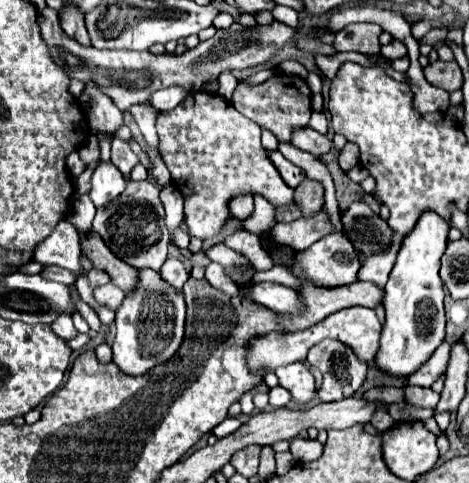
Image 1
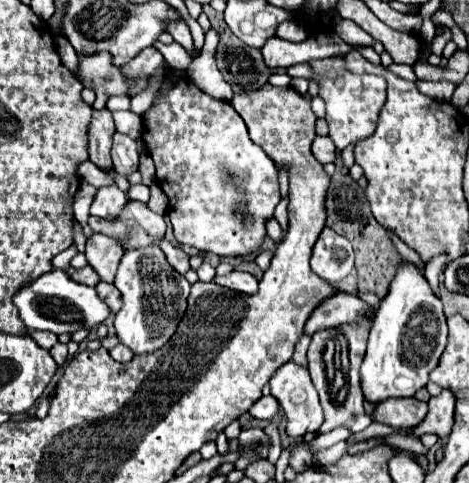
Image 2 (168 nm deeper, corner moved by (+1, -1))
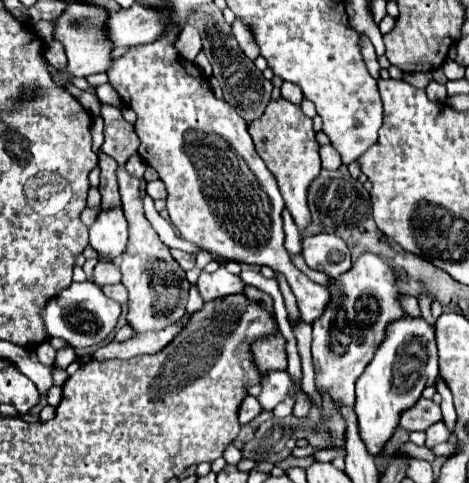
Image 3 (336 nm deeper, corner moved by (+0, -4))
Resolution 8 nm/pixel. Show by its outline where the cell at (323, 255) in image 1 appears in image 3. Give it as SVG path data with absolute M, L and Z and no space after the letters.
M316 234L302 240L302 256L312 270L338 278L350 270L350 250L346 242L334 234Z

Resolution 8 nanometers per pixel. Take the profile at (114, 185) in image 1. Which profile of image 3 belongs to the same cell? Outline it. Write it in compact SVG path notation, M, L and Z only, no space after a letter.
M120 208L102 210L96 222L90 226L90 246L100 258L116 260L128 242L128 224Z

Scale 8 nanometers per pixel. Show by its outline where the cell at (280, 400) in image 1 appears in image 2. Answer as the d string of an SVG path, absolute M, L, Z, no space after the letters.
M261 397L255 405L253 405L253 409L249 409L249 413L255 417L255 419L271 419L271 417L275 417L277 415L277 411L279 411L279 405L277 405L277 401L275 401L275 397Z

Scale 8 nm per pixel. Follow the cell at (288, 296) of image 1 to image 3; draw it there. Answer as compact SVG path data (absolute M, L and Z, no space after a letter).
M218 268L212 274L202 270L198 276L198 282L196 282L196 288L198 288L200 296L204 298L204 302L210 302L210 300L228 296L228 294L242 292L244 282L238 276L230 274L226 268Z

